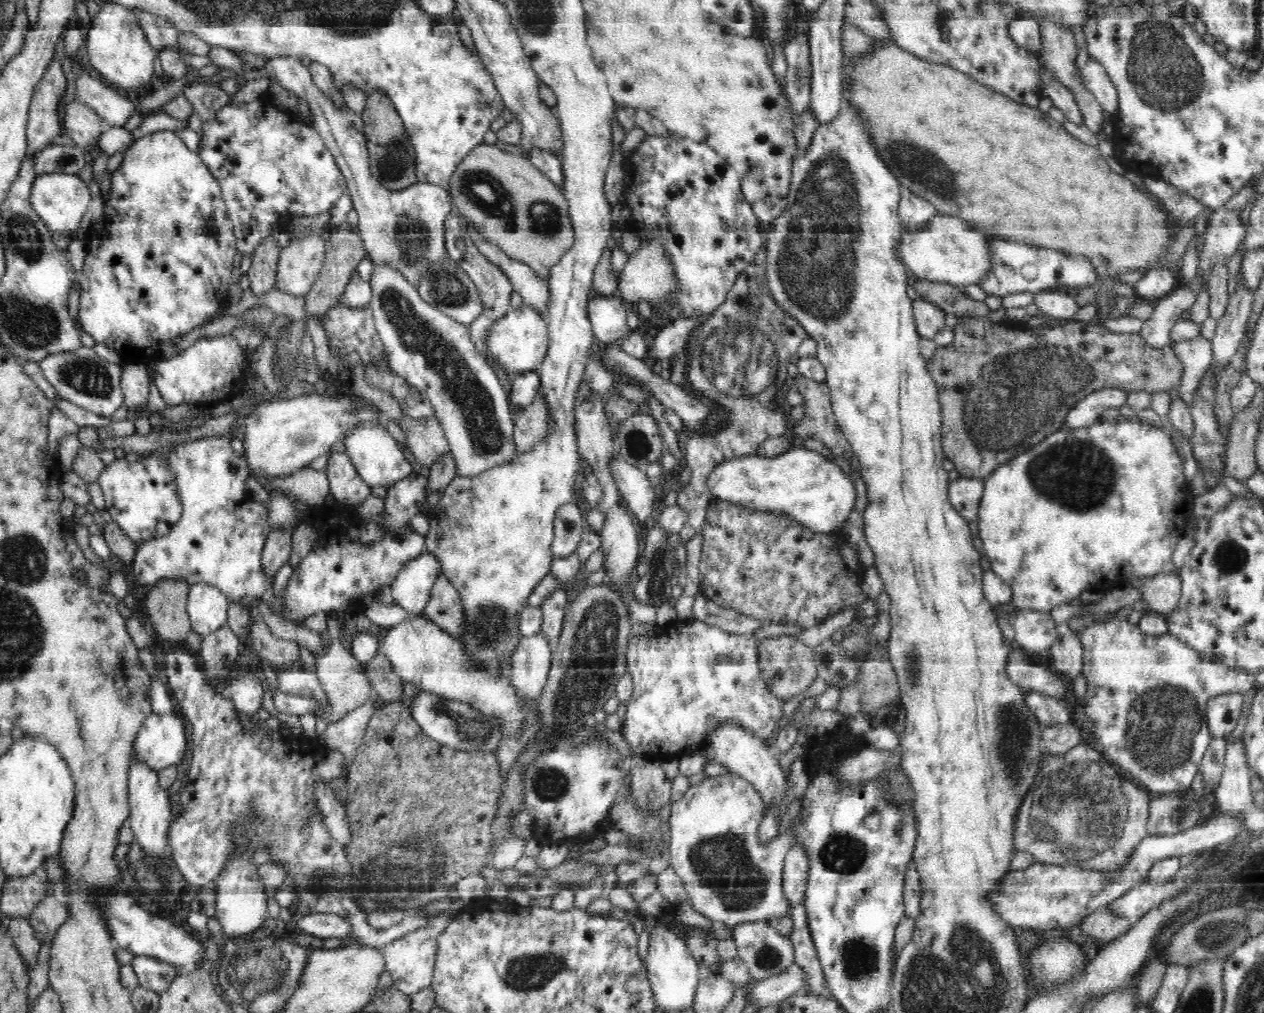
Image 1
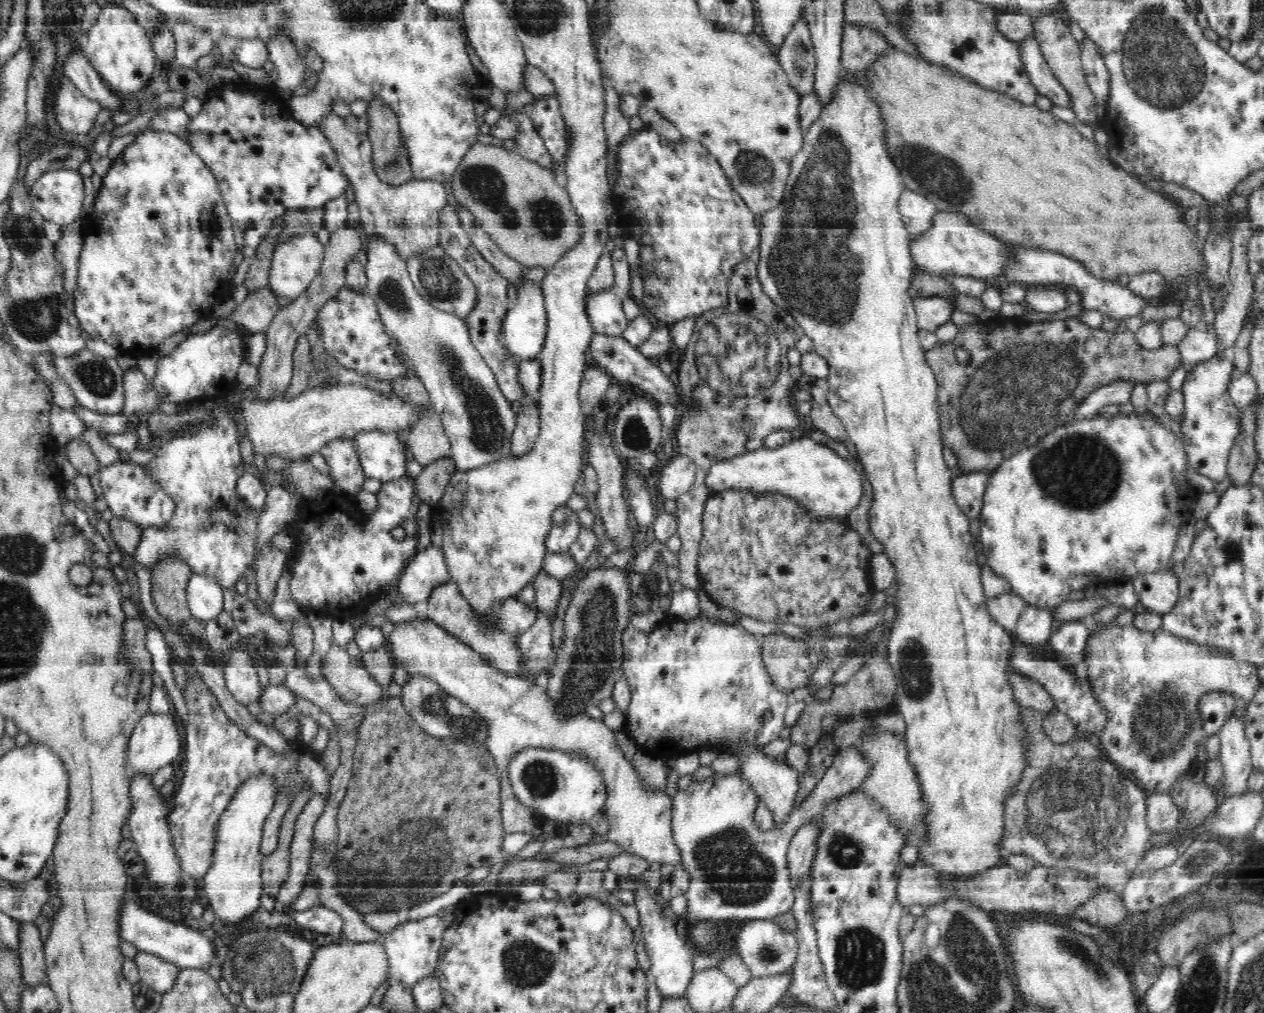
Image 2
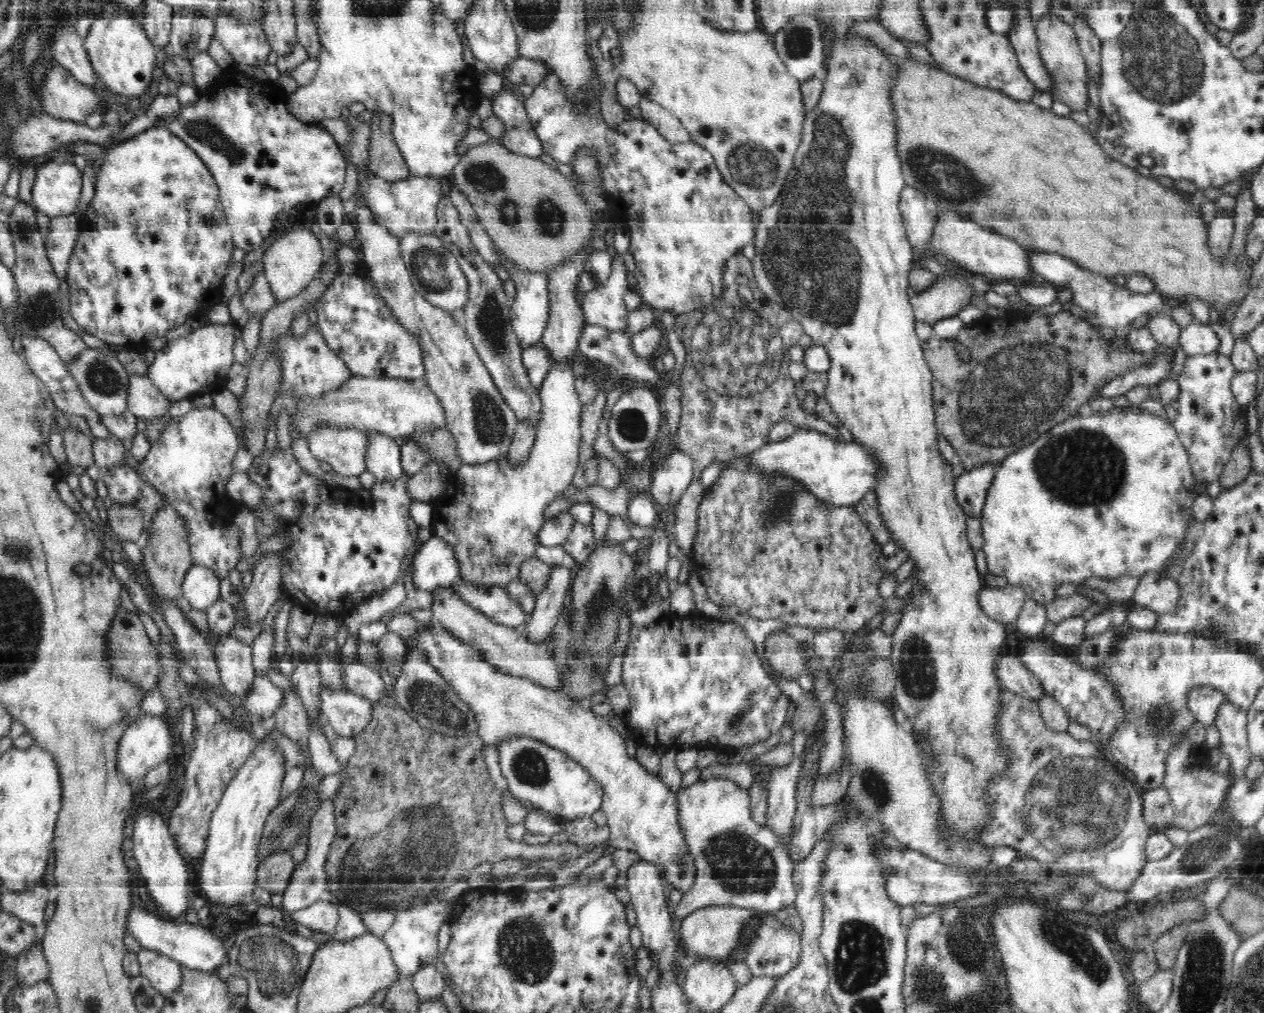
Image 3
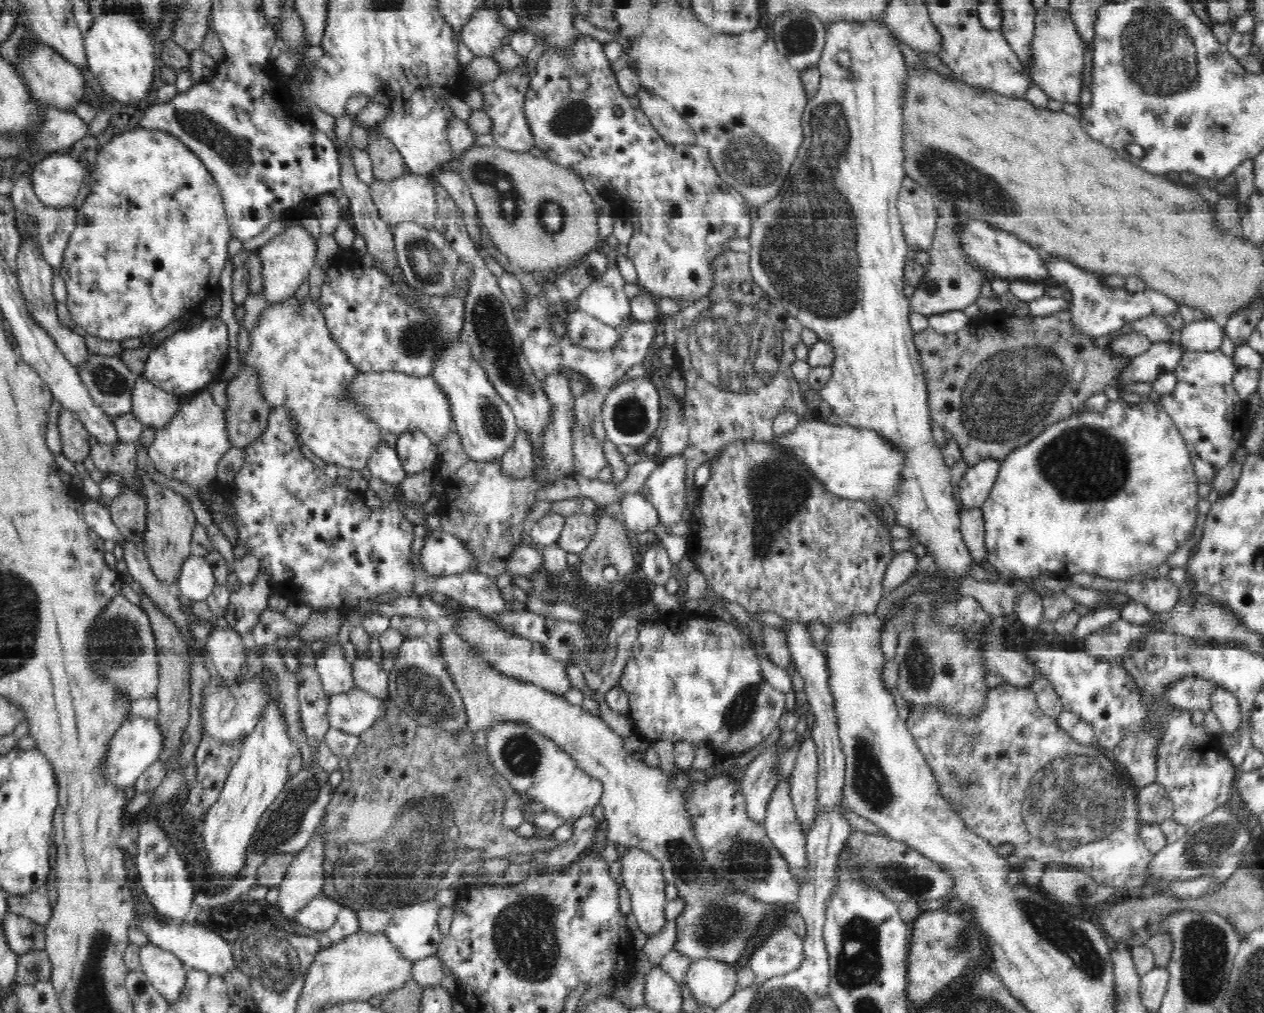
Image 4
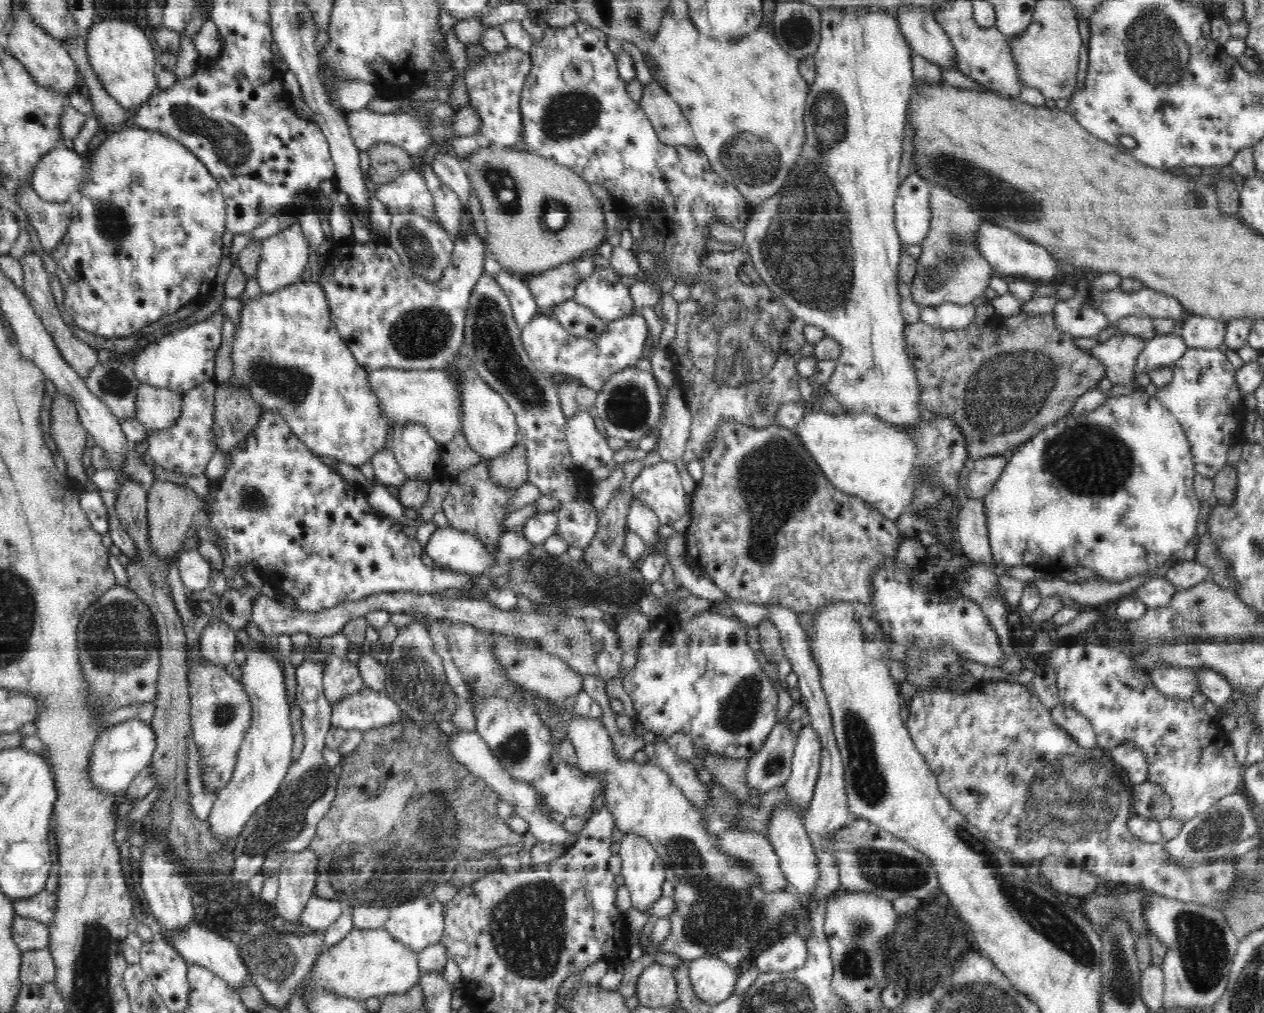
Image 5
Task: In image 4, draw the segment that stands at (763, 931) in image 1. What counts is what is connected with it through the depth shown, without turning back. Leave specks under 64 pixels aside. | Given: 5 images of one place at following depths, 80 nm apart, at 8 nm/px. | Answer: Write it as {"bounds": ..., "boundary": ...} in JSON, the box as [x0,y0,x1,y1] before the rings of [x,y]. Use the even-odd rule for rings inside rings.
{"bounds":[749,925,804,981],"boundary":[[[781,925],[750,956],[749,966],[755,974],[756,981],[766,981],[770,977],[795,971],[804,960],[803,937],[790,927]]]}

